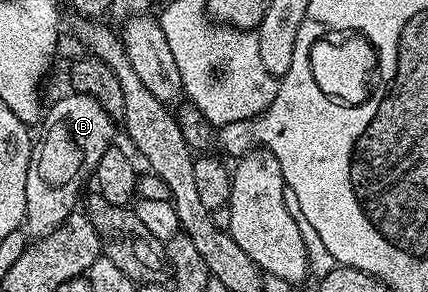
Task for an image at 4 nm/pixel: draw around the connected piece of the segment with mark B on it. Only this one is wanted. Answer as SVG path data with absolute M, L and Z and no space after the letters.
M69 93L49 104L41 120L42 140L35 142L30 156L30 168L24 185L26 218L24 230L31 240L50 235L79 206L82 186L91 182L100 157L115 142L115 120L110 118L100 101L87 95Z

